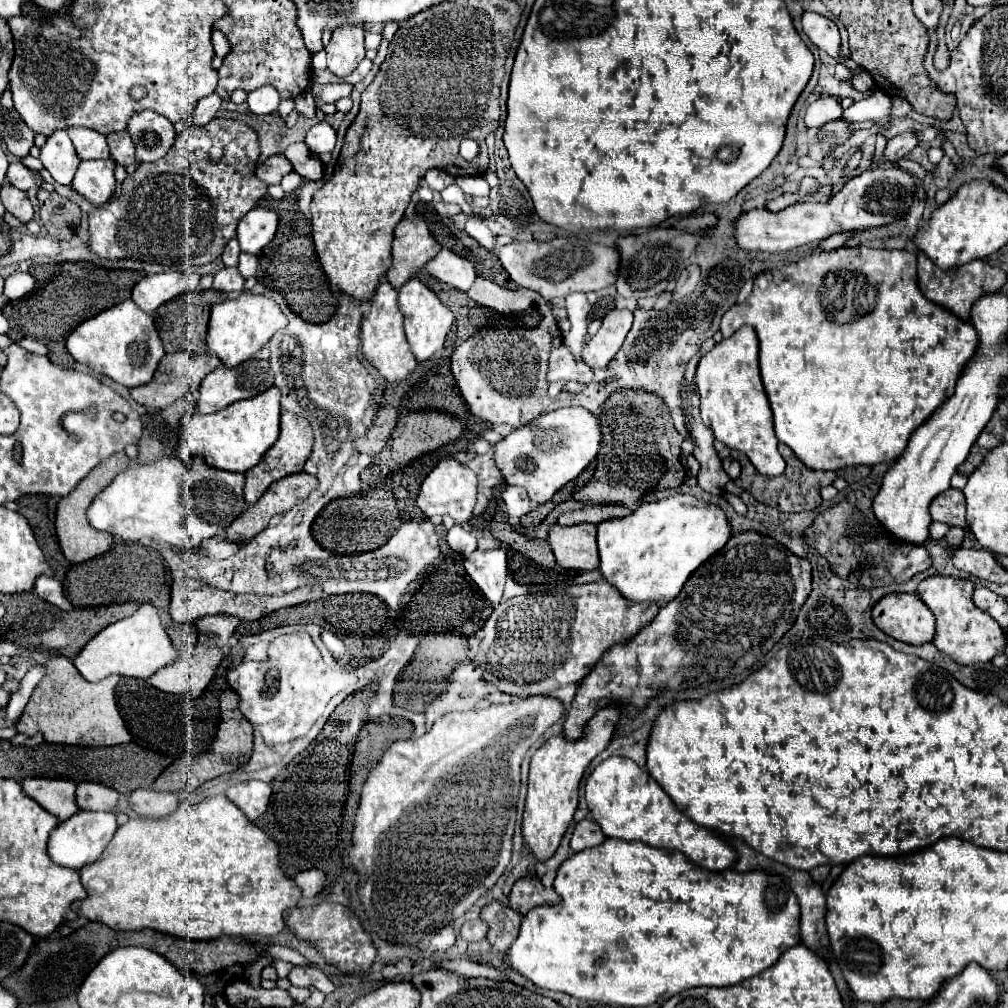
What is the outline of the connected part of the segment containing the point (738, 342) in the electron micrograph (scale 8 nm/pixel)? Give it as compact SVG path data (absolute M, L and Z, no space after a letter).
M743 326L733 336L715 344L713 350L707 352L699 360L695 384L697 384L699 396L701 396L701 418L705 424L711 426L713 436L719 442L723 442L725 446L745 452L759 474L781 476L781 472L785 472L785 460L781 458L781 454L777 450L777 438L773 432L773 416L771 416L767 394L765 394L763 382L759 376L759 338L757 338L755 330L751 326Z

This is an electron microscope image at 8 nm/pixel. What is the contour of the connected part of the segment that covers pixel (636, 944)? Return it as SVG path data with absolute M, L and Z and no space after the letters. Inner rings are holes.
M607 838L603 844L595 848L581 850L573 856L569 856L557 871L553 889L557 892L559 904L541 904L533 910L529 910L521 920L521 930L511 948L503 954L503 964L519 974L523 974L527 980L531 980L537 988L553 990L553 992L565 992L573 998L581 1000L593 1000L603 1004L617 1006L649 1006L651 1004L663 1004L671 996L695 988L695 986L731 986L739 984L743 980L749 980L763 972L765 968L773 966L781 952L787 948L799 944L799 904L789 888L789 884L777 876L767 874L761 870L755 872L737 872L737 870L721 870L721 872L709 872L705 868L697 868L697 864L685 860L681 852L669 852L663 848L653 848L649 844L641 842L627 842L619 838ZM625 938L627 948L621 950L617 946L617 940Z

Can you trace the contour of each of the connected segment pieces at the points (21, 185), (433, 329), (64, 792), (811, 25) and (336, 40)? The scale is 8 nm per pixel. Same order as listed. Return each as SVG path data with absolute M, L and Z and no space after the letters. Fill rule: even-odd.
M9 164L7 182L19 190L29 190L31 186L41 186L41 182L37 178L33 178L31 172L23 164Z
M411 278L407 284L399 288L399 310L405 316L405 336L407 336L409 348L419 362L431 358L437 350L443 348L447 334L453 326L455 314L445 304L441 304L441 300L417 278Z
M27 778L21 782L23 792L37 800L47 812L57 816L61 822L69 820L79 808L75 802L77 784L71 780L53 778Z
M803 12L803 32L809 36L809 40L825 50L829 56L837 56L839 54L839 30L837 30L837 24L831 22L829 18L821 16L821 14L815 14L815 12Z
M363 24L333 30L333 36L325 46L325 52L327 52L327 68L335 76L339 78L349 76L357 68L357 64L365 58L363 34L365 34Z

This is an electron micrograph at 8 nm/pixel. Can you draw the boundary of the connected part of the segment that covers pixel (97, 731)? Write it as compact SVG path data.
M53 656L45 668L45 678L39 682L39 688L33 690L21 722L15 724L17 732L25 736L35 736L41 732L51 744L75 746L115 746L131 740L131 734L127 732L115 702L119 676L107 676L99 682L85 682L73 662L65 656Z

